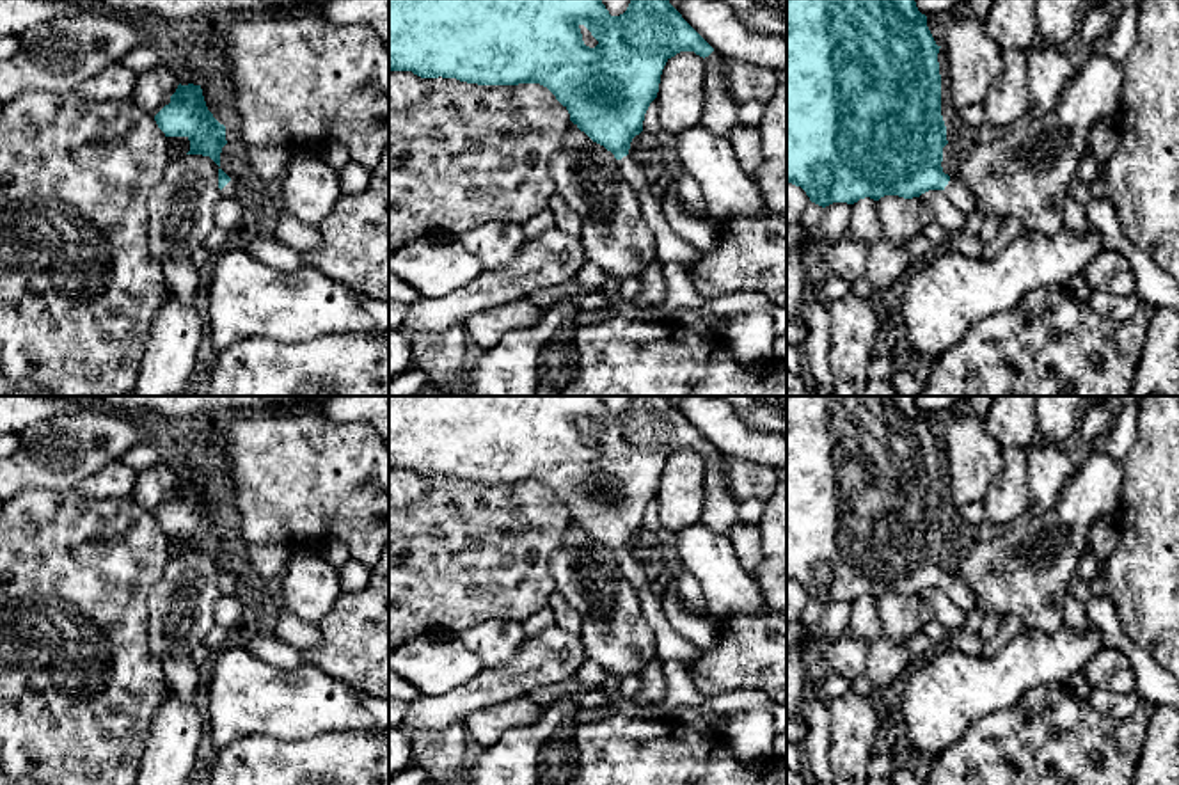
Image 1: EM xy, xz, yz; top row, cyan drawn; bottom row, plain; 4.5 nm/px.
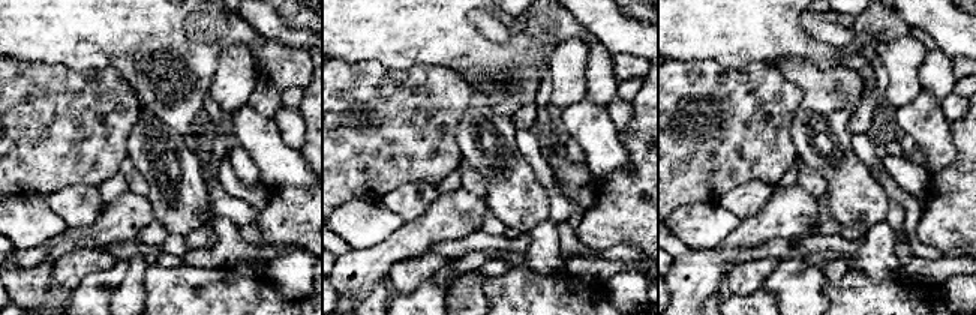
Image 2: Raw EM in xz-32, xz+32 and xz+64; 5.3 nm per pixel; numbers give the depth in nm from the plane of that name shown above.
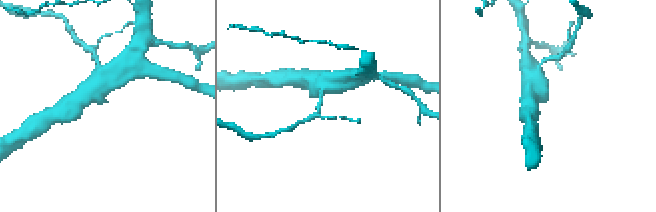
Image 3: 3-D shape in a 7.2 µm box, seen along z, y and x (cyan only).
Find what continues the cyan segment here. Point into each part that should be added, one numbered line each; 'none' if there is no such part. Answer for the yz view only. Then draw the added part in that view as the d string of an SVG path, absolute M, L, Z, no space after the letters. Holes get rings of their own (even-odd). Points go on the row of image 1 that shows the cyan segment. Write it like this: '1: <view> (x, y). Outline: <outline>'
1: yz (956, 190). Outline: M950 178L943 192L964 215L975 210L975 195L961 179Z

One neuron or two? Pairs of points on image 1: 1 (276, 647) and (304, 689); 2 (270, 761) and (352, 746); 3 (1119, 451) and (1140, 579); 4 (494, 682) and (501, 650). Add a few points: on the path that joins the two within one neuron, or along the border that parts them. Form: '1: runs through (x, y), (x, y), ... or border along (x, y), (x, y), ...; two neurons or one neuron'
1: border along (251, 652), (276, 666), (295, 668), (302, 665); two neurons
2: runs through (290, 761), (332, 761); one neuron
3: border along (1137, 420), (1137, 441), (1121, 460); two neurons
4: border along (526, 636), (506, 663), (485, 668); two neurons

